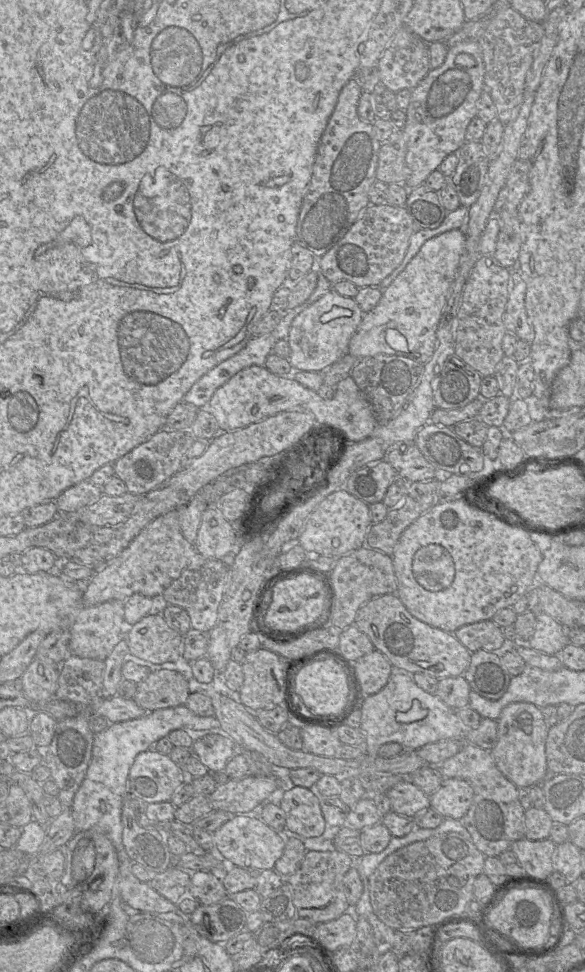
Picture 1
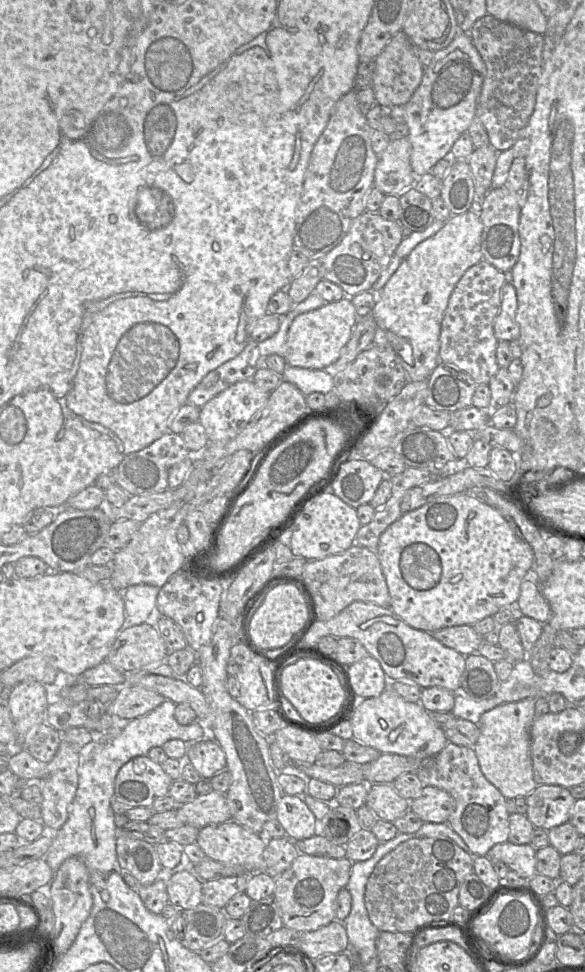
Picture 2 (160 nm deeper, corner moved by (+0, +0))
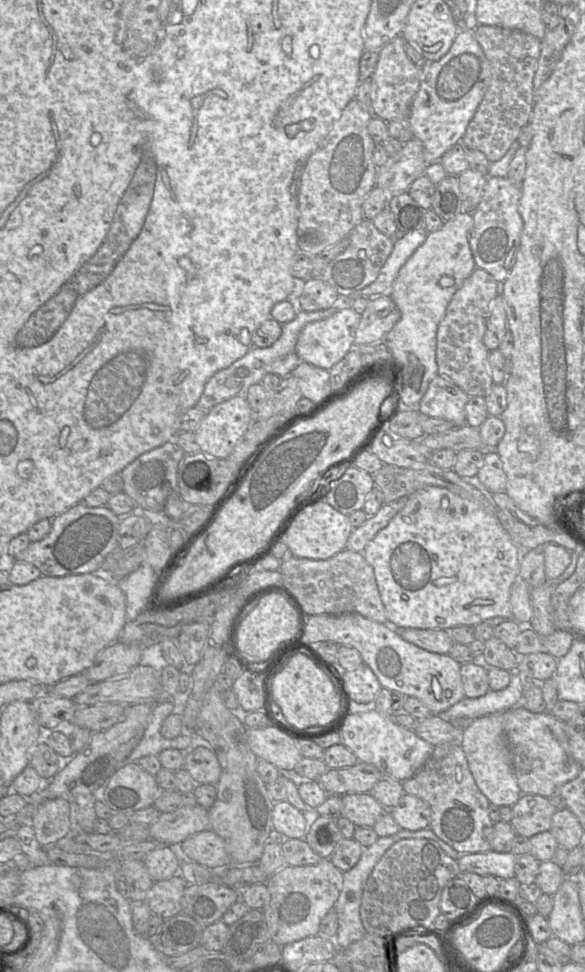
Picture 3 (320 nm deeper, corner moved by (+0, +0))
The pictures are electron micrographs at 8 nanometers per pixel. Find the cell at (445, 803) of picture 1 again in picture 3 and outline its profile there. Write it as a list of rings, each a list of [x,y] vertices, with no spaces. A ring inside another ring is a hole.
[[[404,794],[389,813],[402,830],[417,831],[430,827],[431,808],[414,795]]]

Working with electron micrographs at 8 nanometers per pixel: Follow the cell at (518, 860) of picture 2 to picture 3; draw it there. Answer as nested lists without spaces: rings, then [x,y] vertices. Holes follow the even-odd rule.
[[[487,851],[461,854],[457,859],[461,872],[472,872],[481,876],[493,875],[499,879],[515,877],[517,856],[512,853]]]

